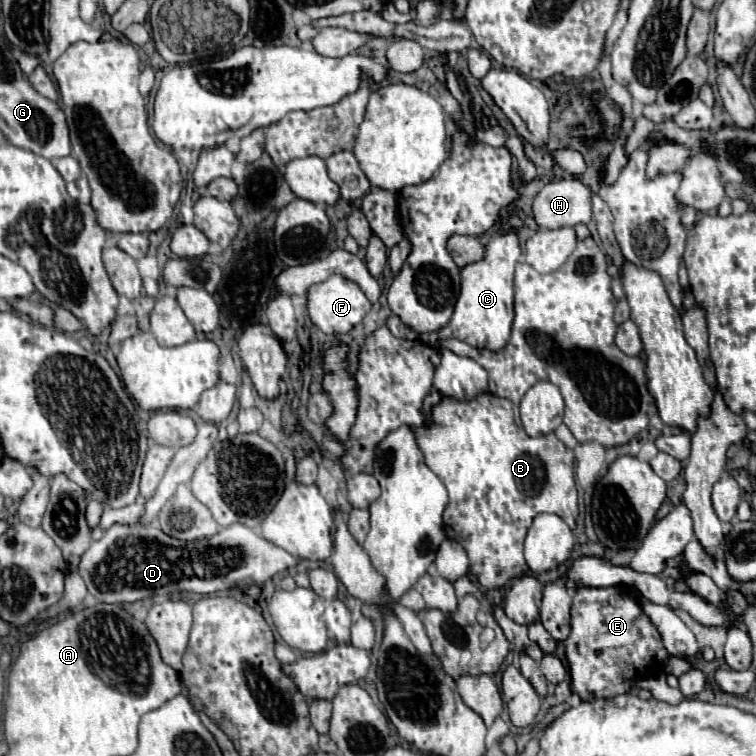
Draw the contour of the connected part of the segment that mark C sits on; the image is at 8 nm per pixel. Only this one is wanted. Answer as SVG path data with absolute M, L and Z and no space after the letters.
M509 229L503 235L493 235L489 243L485 245L483 259L465 265L461 269L461 293L455 303L455 311L451 321L425 337L419 335L419 339L431 347L439 347L443 339L455 337L459 341L465 341L475 347L487 347L487 349L501 349L511 335L511 323L513 323L513 269L521 261L521 247L519 247L519 235L515 229Z

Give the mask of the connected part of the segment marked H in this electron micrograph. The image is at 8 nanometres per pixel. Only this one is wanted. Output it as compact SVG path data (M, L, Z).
M577 177L557 179L547 183L533 201L533 215L541 229L561 229L561 227L575 227L579 223L591 221L591 191L587 185L583 185Z

